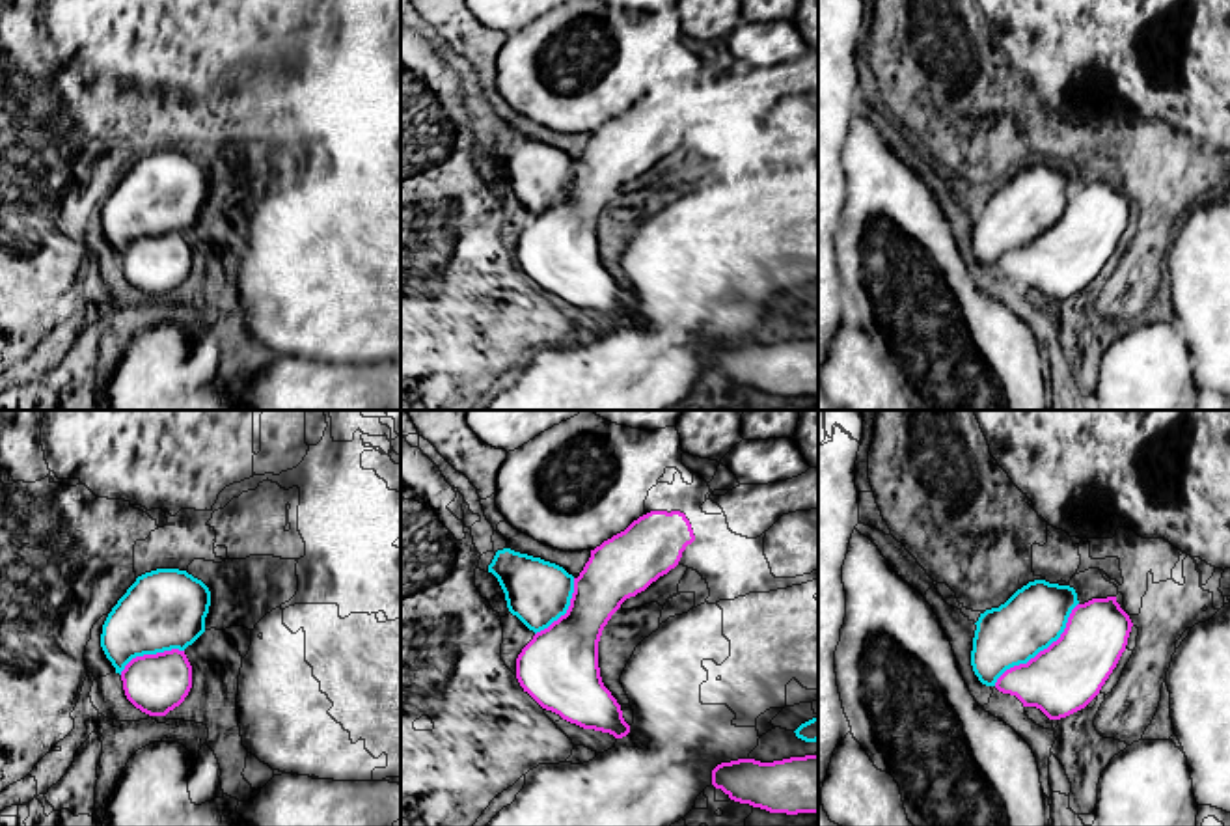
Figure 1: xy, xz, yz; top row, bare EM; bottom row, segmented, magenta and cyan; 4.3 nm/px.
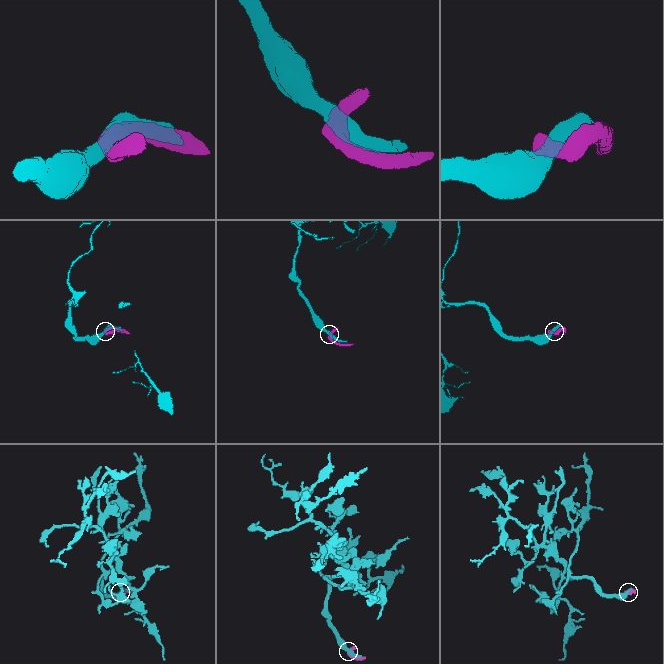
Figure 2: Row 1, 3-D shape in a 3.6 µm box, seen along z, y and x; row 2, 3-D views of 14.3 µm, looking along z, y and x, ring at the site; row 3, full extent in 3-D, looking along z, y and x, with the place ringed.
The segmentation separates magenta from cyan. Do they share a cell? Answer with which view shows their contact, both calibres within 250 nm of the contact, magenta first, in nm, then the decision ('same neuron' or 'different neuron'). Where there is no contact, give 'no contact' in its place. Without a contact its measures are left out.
contact in yz; calibres 300 and 280 nm; same neuron

